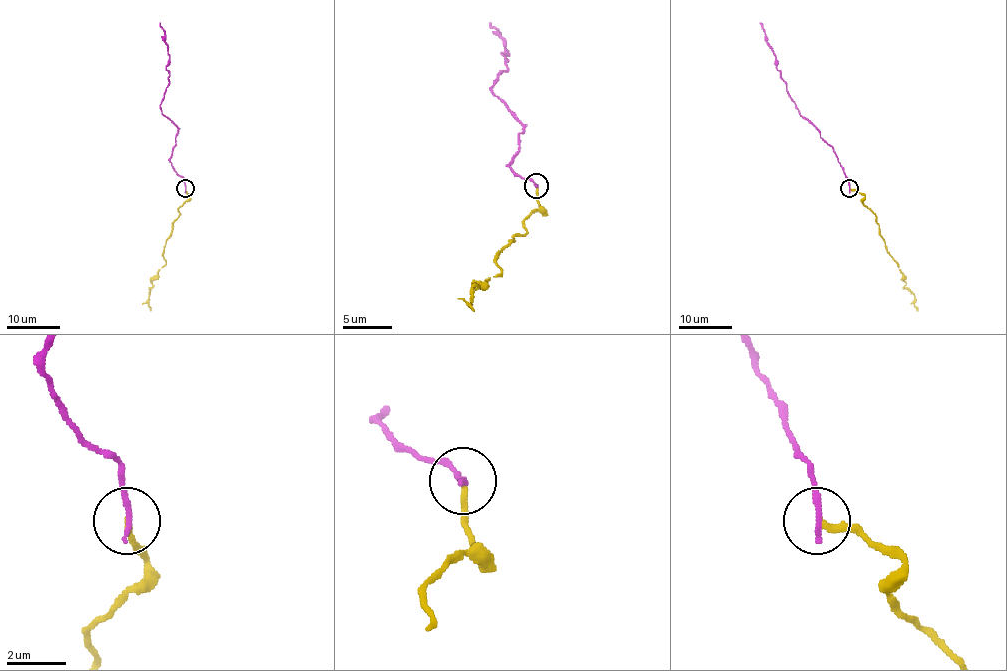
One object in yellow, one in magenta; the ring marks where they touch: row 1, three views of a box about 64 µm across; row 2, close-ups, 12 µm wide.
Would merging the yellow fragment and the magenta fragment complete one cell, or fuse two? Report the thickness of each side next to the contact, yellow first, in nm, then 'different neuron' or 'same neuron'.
200/200 nm | same neuron

